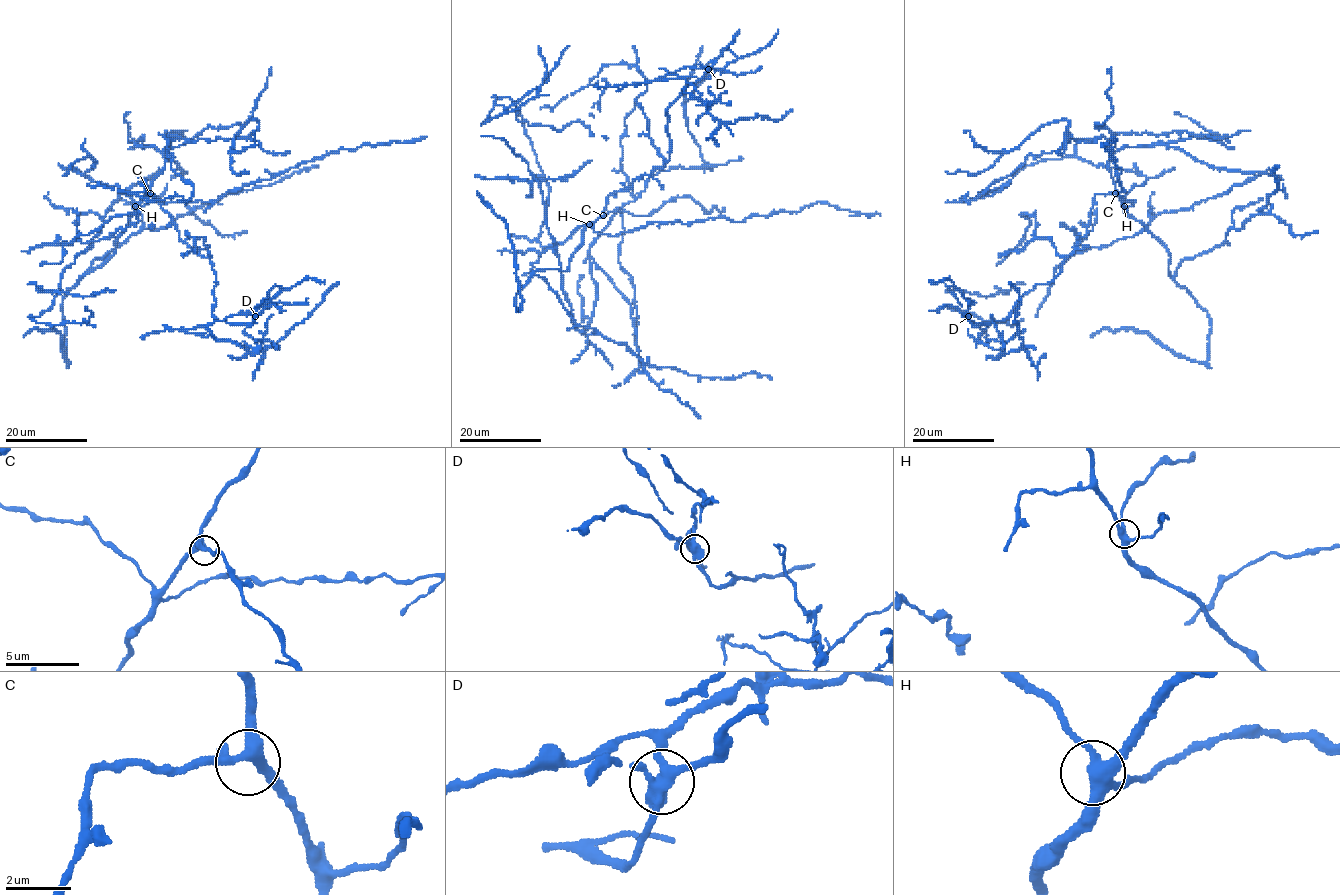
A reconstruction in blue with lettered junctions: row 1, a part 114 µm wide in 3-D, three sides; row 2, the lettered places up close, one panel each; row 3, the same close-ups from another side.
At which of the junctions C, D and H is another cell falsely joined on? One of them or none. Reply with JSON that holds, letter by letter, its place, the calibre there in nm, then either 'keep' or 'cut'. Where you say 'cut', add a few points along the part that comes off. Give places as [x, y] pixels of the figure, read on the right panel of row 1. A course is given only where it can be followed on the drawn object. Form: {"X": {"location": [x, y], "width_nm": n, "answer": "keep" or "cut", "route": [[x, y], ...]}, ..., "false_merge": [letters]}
{"C": {"location": [1115, 193], "width_nm": 360, "answer": "keep"}, "D": {"location": [968, 316], "width_nm": 400, "answer": "cut", "route": [[968, 316], [967, 310], [971, 321], [985, 329], [976, 341], [1005, 354], [1019, 349], [1019, 293], [1008, 283]]}, "H": {"location": [1124, 206], "width_nm": 380, "answer": "keep"}, "false_merge": ["D"]}

